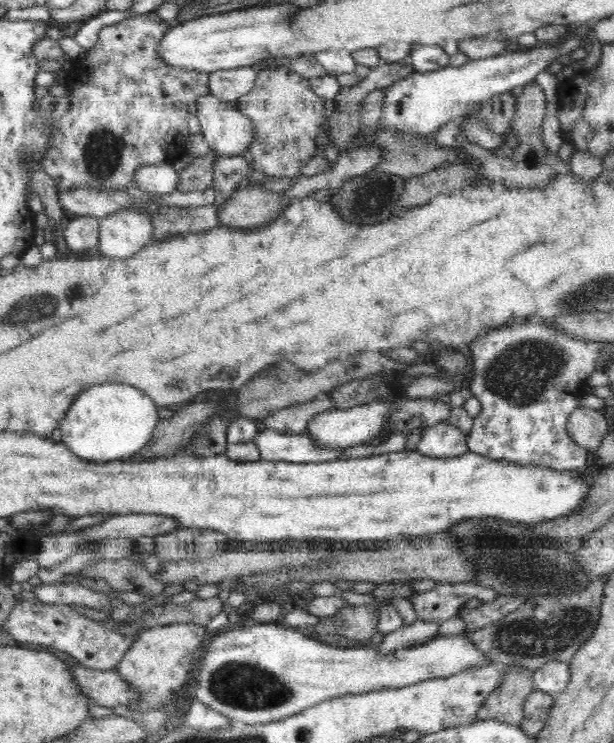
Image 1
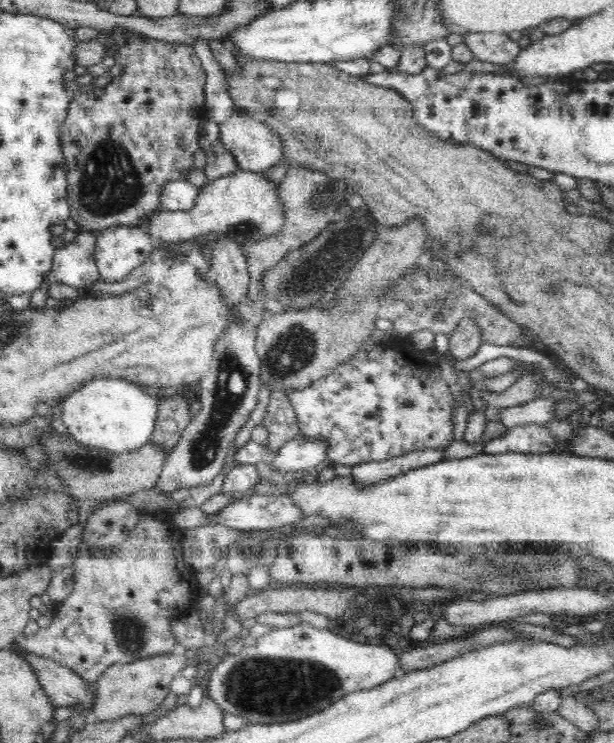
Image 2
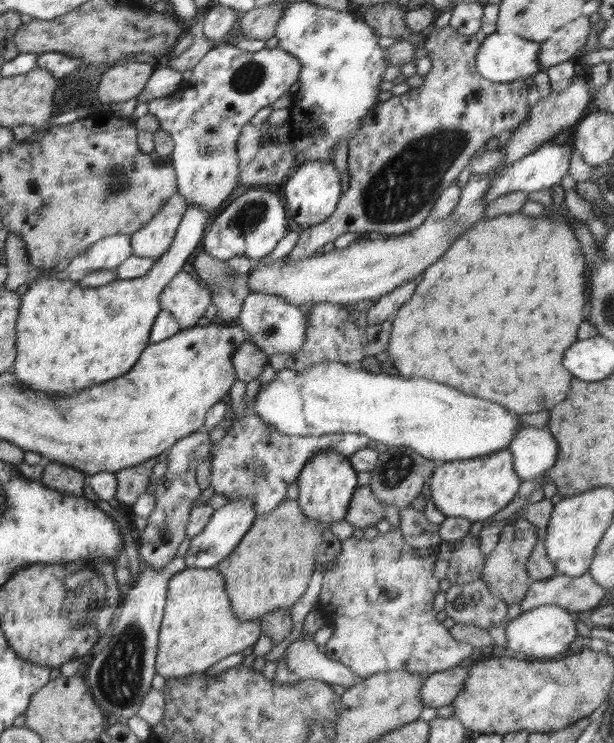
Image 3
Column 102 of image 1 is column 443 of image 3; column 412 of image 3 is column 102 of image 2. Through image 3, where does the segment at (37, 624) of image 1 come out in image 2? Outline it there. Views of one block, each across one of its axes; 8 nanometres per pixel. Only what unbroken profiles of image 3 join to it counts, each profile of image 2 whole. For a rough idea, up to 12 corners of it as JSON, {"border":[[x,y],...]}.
{"border":[[172,512],[80,544],[74,586],[22,649],[93,687],[179,651],[202,598]]}

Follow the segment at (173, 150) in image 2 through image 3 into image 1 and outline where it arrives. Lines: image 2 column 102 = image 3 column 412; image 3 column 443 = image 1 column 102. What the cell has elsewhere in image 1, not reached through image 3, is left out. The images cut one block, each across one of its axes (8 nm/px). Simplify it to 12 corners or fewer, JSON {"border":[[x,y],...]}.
{"border":[[155,12],[104,26],[64,83],[57,190],[125,191],[186,153],[209,73]]}

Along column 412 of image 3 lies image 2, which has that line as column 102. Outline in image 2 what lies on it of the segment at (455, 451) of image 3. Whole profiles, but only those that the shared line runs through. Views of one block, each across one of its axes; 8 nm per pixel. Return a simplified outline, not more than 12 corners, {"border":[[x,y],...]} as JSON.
{"border":[[96,378],[62,401],[69,436],[124,454],[150,443],[159,397]]}

